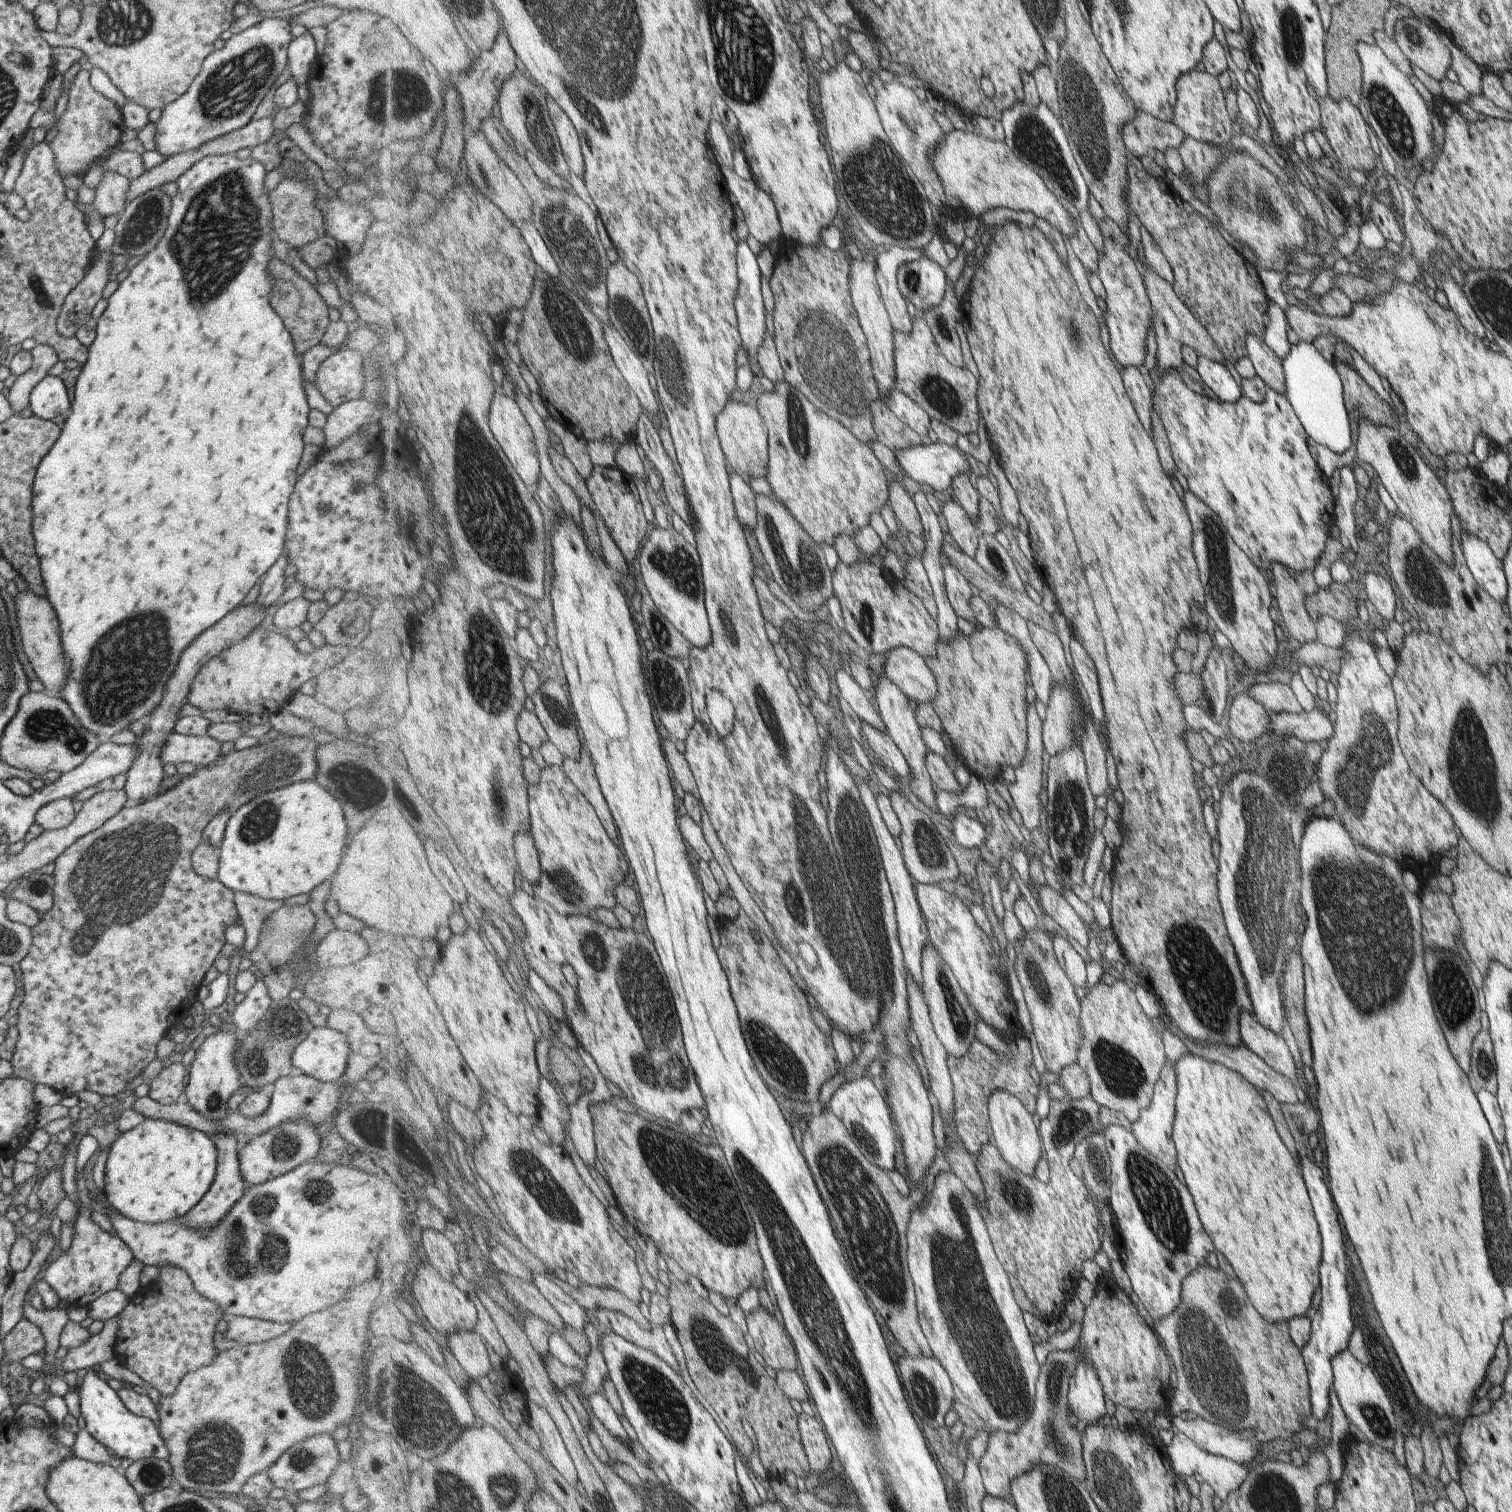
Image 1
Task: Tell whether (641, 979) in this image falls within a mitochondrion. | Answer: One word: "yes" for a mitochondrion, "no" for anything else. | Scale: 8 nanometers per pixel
yes

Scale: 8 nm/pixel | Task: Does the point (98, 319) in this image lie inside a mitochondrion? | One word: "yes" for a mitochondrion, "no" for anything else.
no

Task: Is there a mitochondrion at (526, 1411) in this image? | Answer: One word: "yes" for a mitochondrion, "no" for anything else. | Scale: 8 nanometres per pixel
no

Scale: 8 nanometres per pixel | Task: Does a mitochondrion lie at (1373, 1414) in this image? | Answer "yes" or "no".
yes

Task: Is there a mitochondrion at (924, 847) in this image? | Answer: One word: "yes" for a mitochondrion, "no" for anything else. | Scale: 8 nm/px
yes

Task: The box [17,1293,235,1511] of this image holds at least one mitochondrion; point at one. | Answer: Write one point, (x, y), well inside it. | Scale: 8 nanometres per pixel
(152, 1475)

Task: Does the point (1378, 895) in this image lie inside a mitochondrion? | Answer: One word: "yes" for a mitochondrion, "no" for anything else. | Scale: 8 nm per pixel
yes

